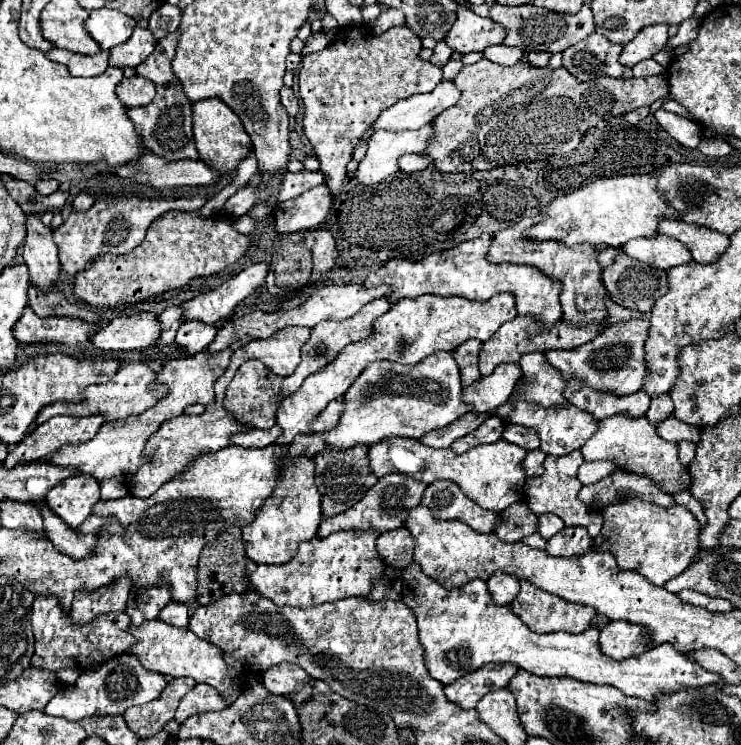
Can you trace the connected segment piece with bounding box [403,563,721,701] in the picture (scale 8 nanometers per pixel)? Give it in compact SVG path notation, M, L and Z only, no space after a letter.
M415 563L403 571L403 601L417 615L419 641L425 649L429 673L445 685L487 663L515 663L517 667L543 677L571 677L585 683L607 683L617 687L623 695L647 701L655 701L661 695L671 695L681 689L705 687L721 681L719 673L703 669L673 645L663 643L639 657L615 661L601 653L597 645L599 629L587 629L581 635L565 631L537 635L529 631L529 627L507 605L493 603L485 581L471 581L465 587L447 591L439 587L439 583L431 583Z

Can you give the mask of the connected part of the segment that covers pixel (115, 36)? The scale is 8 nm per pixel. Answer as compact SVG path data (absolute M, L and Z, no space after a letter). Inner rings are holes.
M93 9L85 21L87 33L101 45L101 49L111 49L127 41L135 29L135 19L123 15L115 9Z

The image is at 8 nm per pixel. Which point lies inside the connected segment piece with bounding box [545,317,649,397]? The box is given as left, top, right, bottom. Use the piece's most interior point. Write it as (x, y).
(613, 362)

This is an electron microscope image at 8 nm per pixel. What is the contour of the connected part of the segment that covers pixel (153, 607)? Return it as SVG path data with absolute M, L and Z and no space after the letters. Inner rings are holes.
M159 585L151 587L151 589L131 589L125 613L131 617L133 625L139 627L143 621L159 619L161 609L169 601L171 601L171 597L169 597L165 585L163 585L163 589L159 589Z

